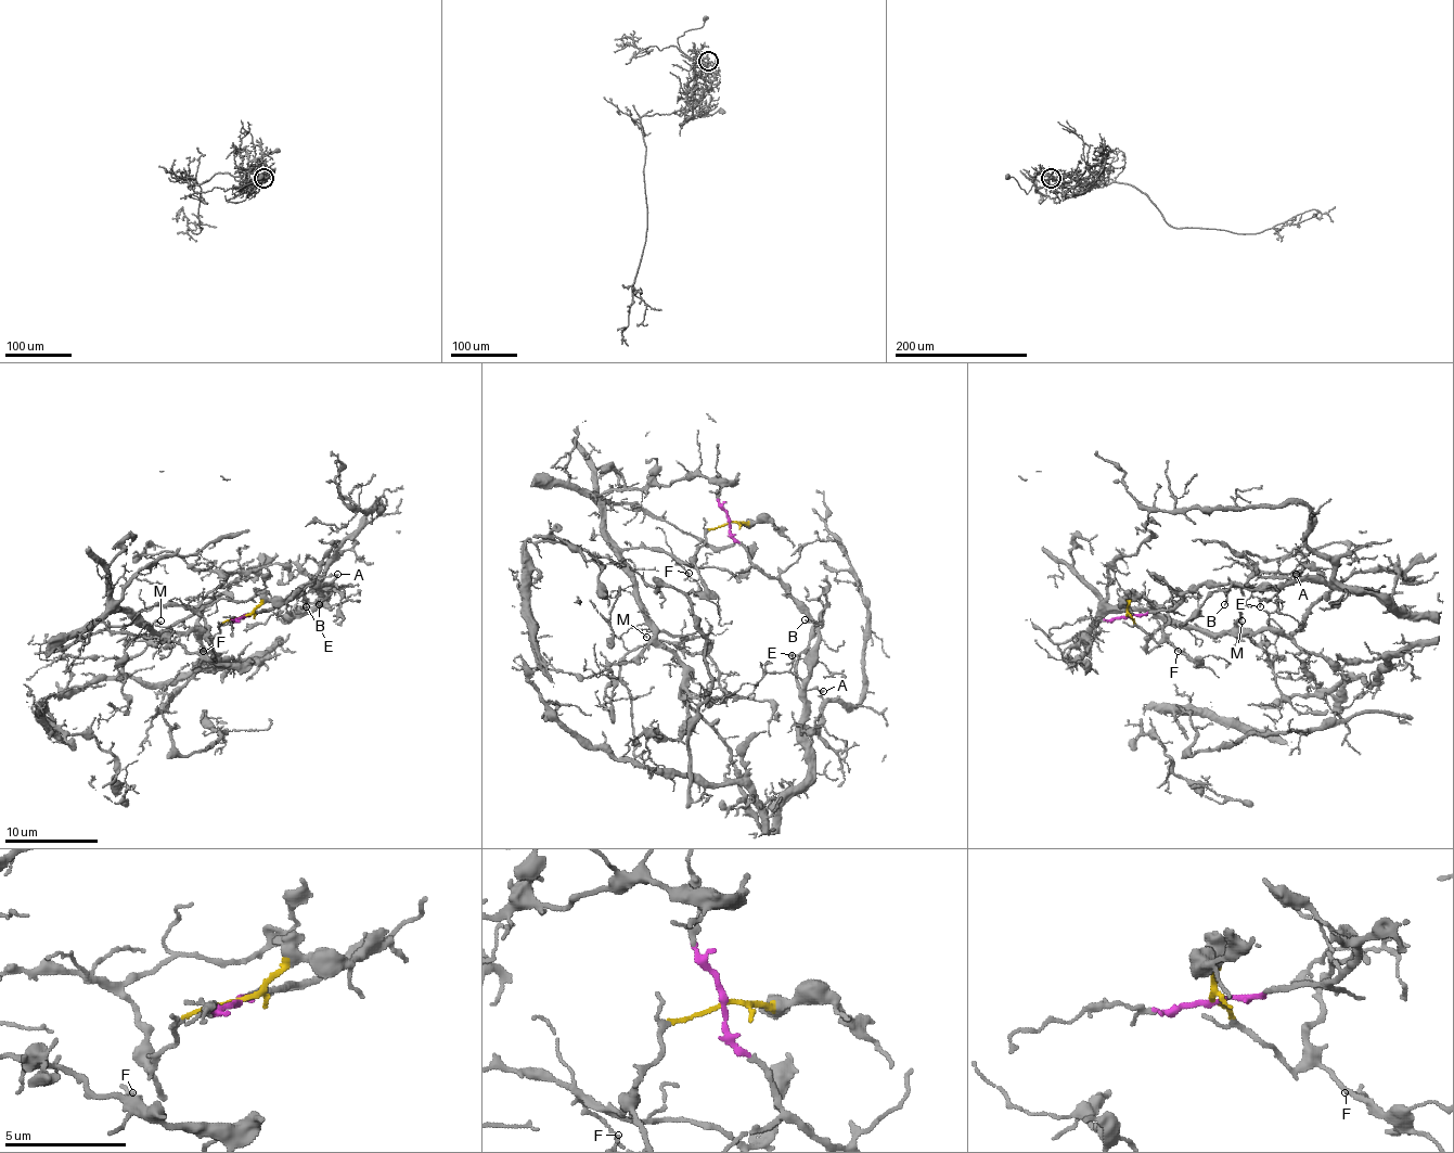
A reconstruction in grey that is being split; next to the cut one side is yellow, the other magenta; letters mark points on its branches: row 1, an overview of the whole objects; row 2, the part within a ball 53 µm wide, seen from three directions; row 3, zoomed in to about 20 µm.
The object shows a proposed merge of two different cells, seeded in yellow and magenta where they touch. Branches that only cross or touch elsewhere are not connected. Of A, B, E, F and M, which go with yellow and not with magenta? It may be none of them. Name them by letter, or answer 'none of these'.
F, M

